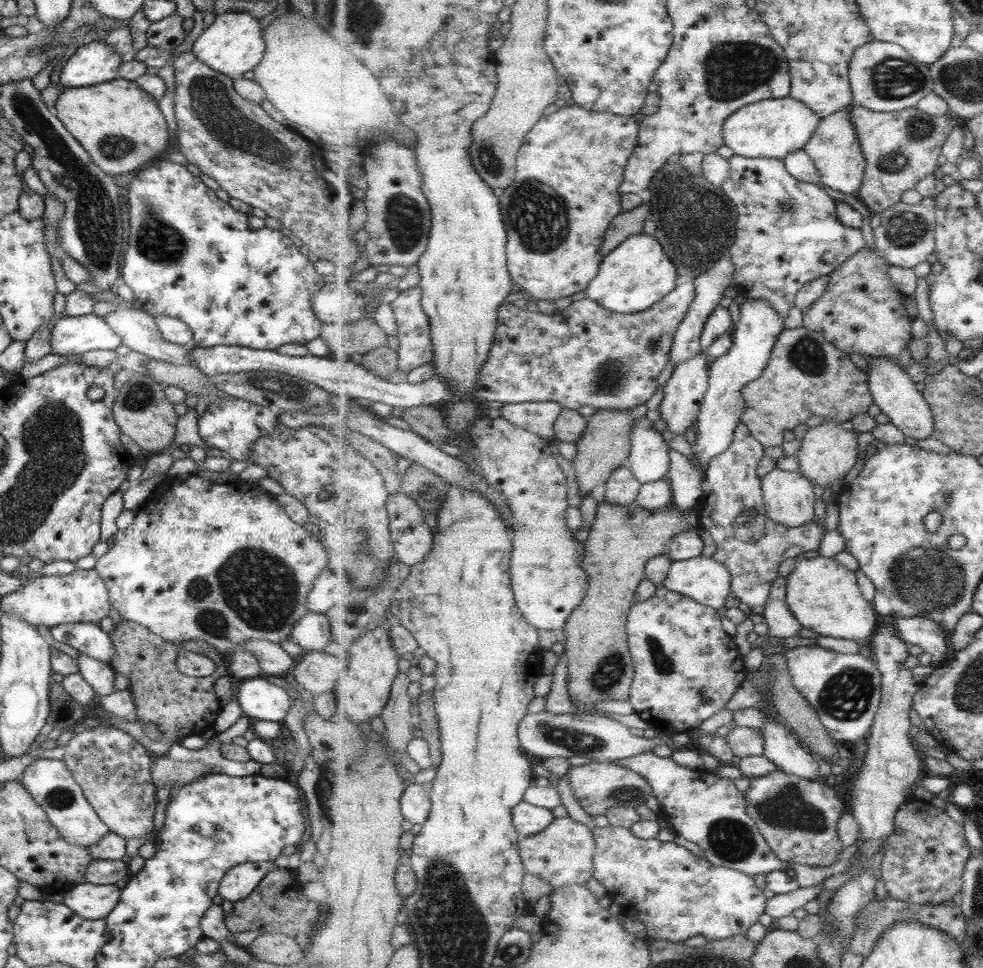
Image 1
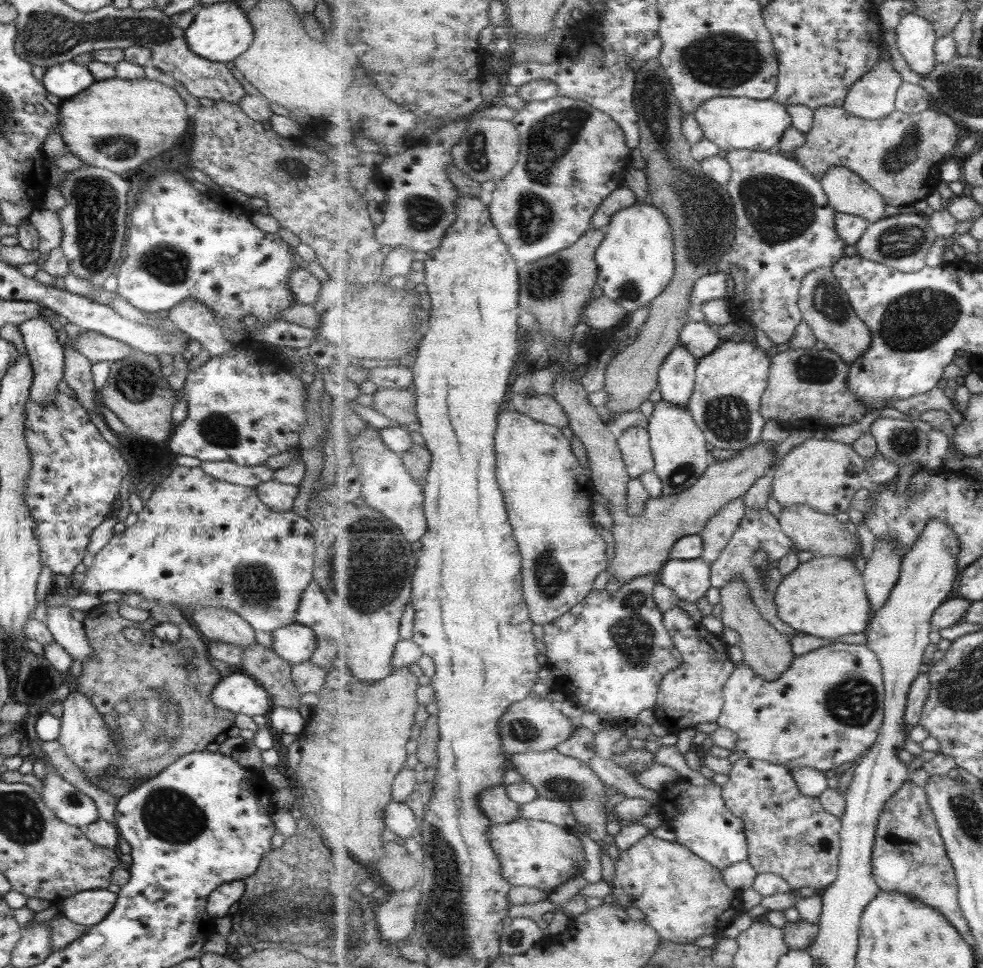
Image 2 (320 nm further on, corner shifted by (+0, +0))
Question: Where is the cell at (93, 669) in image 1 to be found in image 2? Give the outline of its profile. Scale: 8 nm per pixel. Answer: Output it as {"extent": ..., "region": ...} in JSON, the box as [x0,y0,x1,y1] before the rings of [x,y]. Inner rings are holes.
{"extent":[44,606,92,664],"region":[[[47,606],[44,624],[53,641],[57,642],[73,660],[79,660],[82,664],[91,656],[92,651],[87,645],[82,623],[71,618],[71,609],[69,606]]]}

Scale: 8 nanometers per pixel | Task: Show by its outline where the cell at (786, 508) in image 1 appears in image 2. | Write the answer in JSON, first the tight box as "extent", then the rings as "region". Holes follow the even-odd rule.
{"extent":[779,504,862,559],"region":[[[808,504],[785,506],[779,516],[783,532],[794,542],[795,548],[810,551],[817,557],[843,556],[847,559],[860,554],[859,547],[862,543],[856,533],[847,532],[845,523],[835,518],[834,514],[825,514],[815,510]]]}

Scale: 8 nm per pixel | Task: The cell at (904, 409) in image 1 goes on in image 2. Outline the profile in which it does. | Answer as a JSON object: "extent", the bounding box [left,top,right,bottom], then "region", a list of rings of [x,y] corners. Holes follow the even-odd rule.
{"extent":[799,268,874,366],"region":[[[819,268],[813,270],[813,274],[807,274],[807,278],[802,282],[800,294],[799,302],[804,321],[813,329],[818,340],[827,344],[829,350],[842,355],[842,359],[849,366],[868,352],[874,341],[874,335],[871,334],[867,323],[859,318],[849,295],[841,286],[839,279],[835,278],[833,268]]]}

